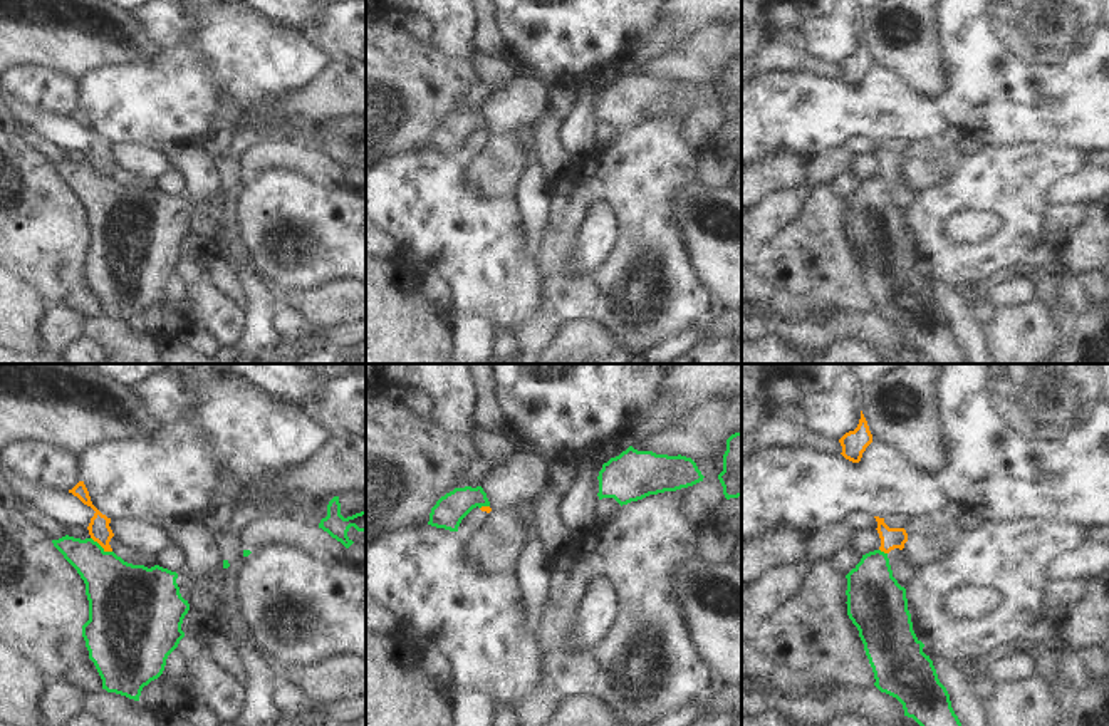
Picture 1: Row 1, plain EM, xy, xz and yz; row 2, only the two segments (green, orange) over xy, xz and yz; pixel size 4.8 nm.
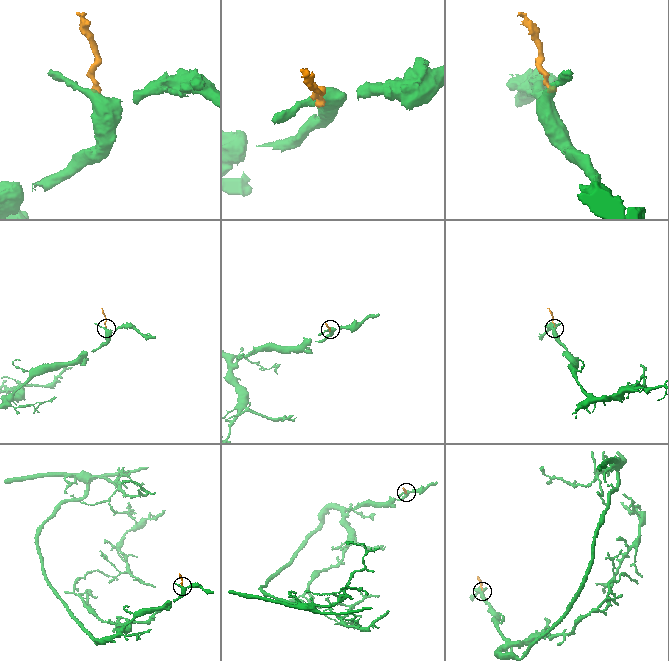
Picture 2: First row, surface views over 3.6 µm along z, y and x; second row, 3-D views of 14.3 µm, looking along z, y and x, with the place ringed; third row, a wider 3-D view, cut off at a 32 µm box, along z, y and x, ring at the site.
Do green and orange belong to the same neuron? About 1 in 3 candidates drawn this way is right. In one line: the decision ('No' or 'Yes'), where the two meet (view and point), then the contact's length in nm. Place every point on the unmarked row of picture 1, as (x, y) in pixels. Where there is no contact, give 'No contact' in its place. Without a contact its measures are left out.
No. Touches green at xy (99, 170). Shared border 130 nm.

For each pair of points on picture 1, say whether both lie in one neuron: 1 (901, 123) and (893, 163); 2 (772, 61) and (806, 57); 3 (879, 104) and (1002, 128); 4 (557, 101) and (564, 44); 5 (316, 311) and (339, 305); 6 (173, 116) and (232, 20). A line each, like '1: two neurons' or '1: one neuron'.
1: two neurons
2: one neuron
3: two neurons
4: two neurons
5: one neuron
6: one neuron

